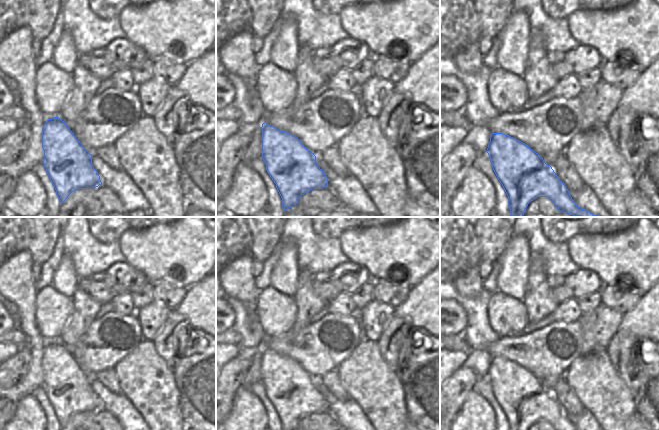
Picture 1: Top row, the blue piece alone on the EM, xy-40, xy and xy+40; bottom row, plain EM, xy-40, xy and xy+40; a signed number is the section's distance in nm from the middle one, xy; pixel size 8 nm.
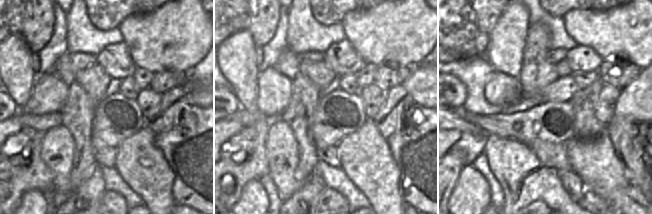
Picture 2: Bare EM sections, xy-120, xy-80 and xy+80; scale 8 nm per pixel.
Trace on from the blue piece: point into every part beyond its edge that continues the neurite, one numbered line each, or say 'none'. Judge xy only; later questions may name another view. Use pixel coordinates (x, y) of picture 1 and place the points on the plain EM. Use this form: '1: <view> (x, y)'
1: xy (320, 347).

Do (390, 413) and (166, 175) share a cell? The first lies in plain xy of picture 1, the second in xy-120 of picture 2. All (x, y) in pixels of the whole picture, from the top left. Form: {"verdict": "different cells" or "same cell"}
{"verdict": "same cell"}

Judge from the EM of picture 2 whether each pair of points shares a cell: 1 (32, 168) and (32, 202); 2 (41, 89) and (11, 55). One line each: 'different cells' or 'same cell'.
1: different cells
2: different cells

